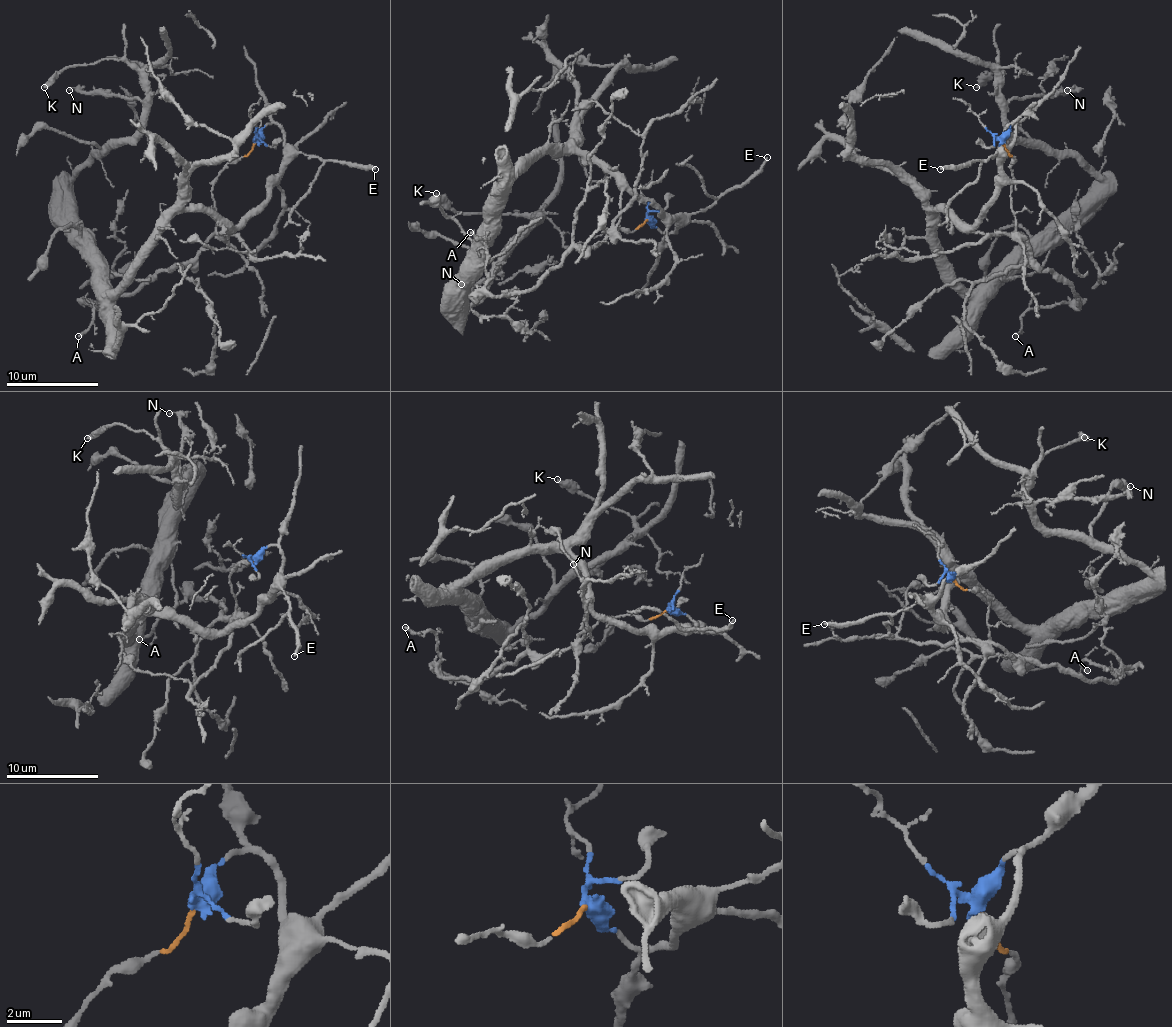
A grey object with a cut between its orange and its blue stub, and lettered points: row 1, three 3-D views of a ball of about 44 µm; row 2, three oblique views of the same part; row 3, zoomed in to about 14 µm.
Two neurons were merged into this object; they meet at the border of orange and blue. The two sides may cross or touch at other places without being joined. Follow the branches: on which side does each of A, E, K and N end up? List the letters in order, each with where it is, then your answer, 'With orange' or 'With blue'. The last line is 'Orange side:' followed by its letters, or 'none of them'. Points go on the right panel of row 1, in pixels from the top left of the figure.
A: Place: (1015, 336). With orange
E: Place: (940, 169). With blue
K: Place: (976, 87). With blue
N: Place: (1067, 90). With blue
Orange side: A

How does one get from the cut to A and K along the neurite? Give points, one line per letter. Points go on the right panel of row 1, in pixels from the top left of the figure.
A: (1002, 142), (1013, 158), (1011, 211), (1029, 261), (1050, 268), (1078, 296), (1078, 305), (1032, 307), (1016, 337)
K: (1002, 142), (1016, 123), (986, 213), (935, 213), (967, 289), (1098, 181), (1009, 128), (997, 59), (976, 87)

